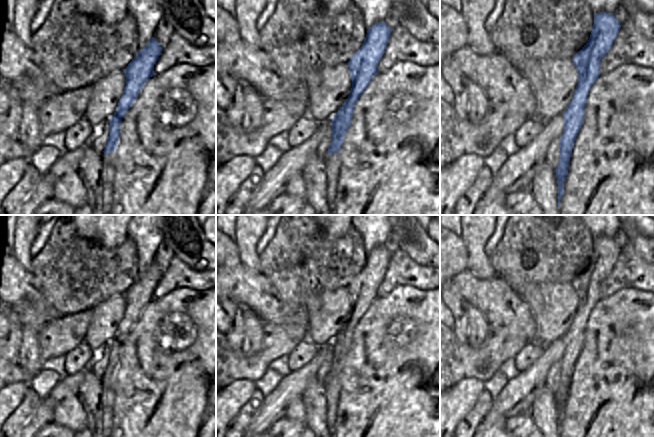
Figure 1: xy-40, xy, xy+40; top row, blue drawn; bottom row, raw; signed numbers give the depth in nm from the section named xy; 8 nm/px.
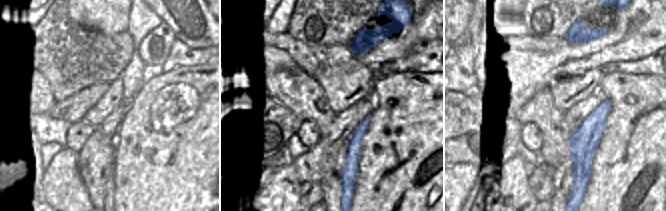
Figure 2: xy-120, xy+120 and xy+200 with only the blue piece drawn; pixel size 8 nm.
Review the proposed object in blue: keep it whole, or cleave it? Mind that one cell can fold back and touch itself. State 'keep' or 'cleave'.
cleave

